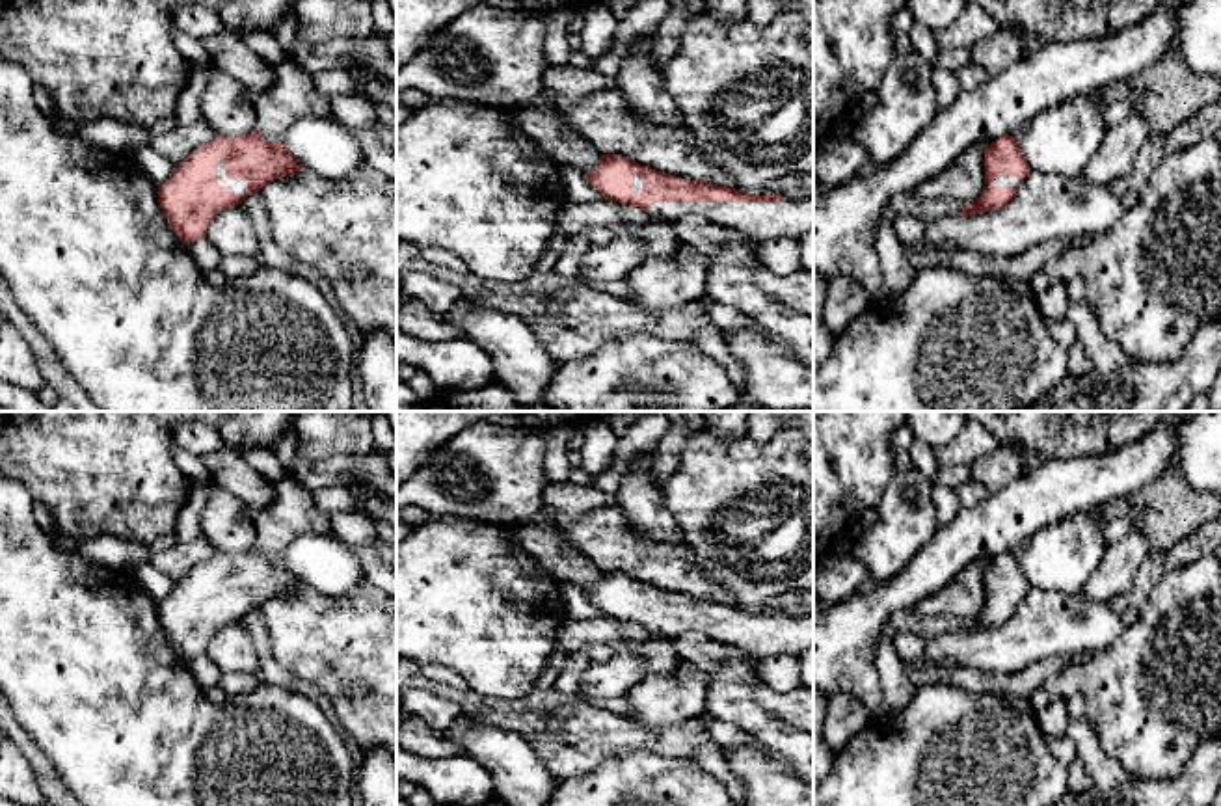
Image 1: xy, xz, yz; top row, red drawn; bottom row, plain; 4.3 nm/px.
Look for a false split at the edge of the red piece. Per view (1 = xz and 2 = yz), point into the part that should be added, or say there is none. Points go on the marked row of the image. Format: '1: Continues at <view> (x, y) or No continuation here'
1: Continues at xz (791, 218)
2: Continues at yz (998, 181)

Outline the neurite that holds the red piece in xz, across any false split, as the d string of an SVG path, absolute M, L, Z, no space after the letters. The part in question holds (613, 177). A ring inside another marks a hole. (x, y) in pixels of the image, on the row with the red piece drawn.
M601 154L599 164L584 177L601 197L635 205L655 220L678 222L694 214L731 227L754 242L797 240L813 229L813 194L800 199L748 195L735 188L661 173L618 154Z

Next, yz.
M1001 136L985 147L985 186L975 203L968 203L957 214L972 216L1001 210L1016 195L1018 186L1029 175L1016 136Z

